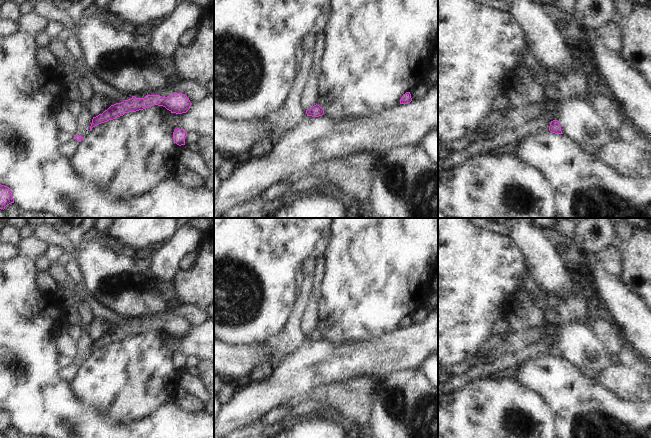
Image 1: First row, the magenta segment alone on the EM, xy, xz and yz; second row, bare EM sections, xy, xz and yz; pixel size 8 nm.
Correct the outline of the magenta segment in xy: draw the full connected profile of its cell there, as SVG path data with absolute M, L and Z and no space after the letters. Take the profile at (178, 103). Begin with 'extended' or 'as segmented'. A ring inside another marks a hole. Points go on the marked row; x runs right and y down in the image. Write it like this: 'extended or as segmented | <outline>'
as segmented | M176 93L167 97L162 97L160 95L146 95L144 98L136 98L135 96L132 96L131 99L111 105L102 114L93 117L90 131L93 127L123 116L125 113L136 112L153 105L163 106L171 113L182 114L190 109L191 102L189 98L182 93Z

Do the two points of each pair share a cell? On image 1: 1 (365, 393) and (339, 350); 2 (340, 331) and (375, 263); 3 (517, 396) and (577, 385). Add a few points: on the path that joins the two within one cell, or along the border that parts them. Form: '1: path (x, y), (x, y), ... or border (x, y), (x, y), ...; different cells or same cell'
1: border (376, 376), (356, 377), (333, 384); different cells
2: path (347, 314), (365, 296), (374, 280); same cell
3: border (517, 378), (538, 392), (551, 410); different cells

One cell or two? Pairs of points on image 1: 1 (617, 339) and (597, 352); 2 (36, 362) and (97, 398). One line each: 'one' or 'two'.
1: two
2: two

